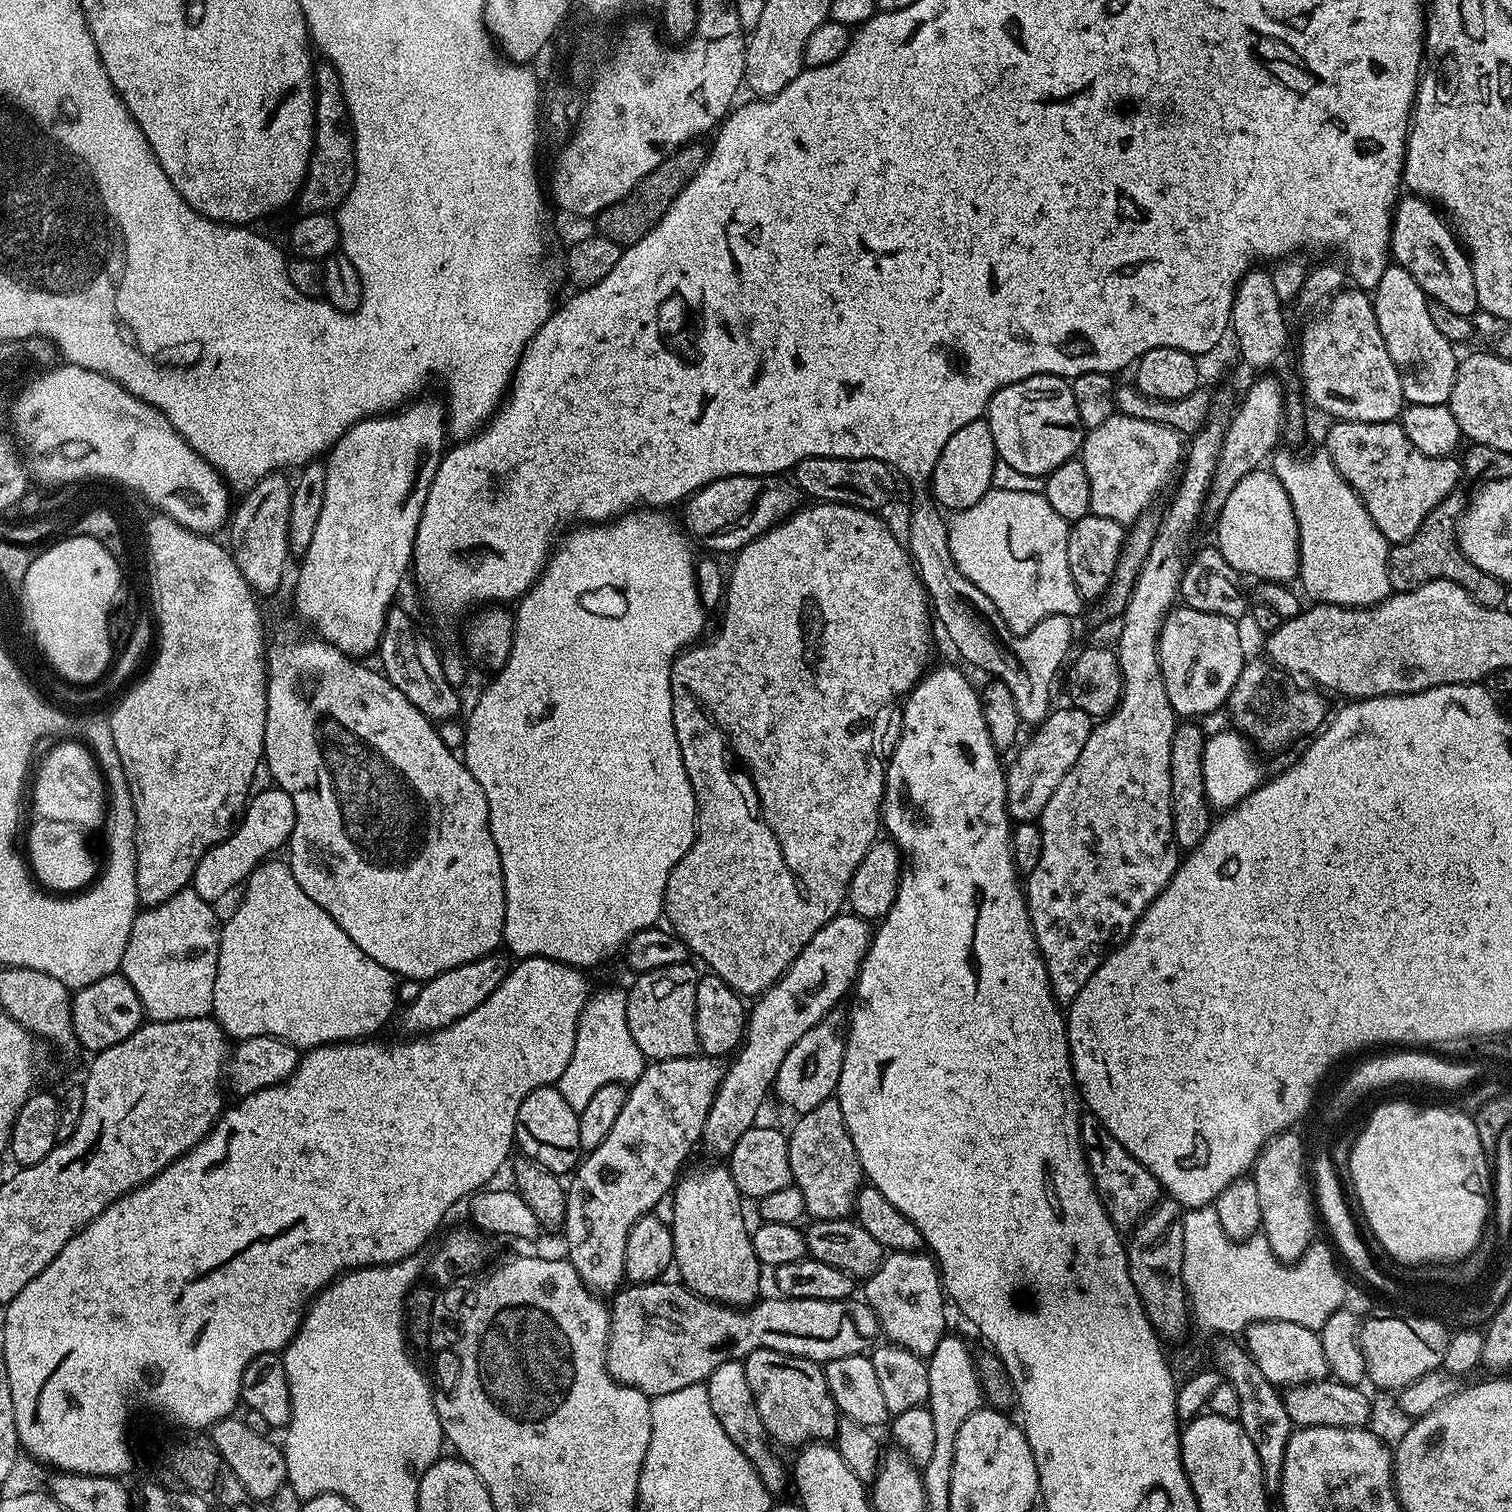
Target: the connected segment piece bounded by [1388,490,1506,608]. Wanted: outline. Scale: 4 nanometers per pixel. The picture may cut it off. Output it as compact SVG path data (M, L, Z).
M1457 490L1442 498L1442 502L1438 502L1438 506L1434 506L1434 510L1426 514L1422 526L1418 526L1416 533L1406 542L1397 544L1391 549L1388 558L1389 586L1393 593L1409 592L1435 580L1449 580L1462 586L1470 594L1470 598L1474 598L1482 606L1503 608L1505 581L1478 570L1460 549L1458 525L1465 508L1470 503L1469 497L1467 495L1464 497L1462 492Z

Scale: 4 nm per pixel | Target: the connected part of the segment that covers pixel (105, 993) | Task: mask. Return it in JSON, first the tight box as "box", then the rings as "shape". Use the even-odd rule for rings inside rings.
{"box":[72,974,145,1054],"shape":[[[113,974],[102,978],[90,986],[79,989],[72,997],[72,1025],[76,1031],[79,1047],[81,1049],[83,1047],[89,1048],[89,1053],[92,1054],[105,1052],[110,1046],[130,1038],[130,1034],[134,1034],[139,1030],[141,1024],[145,1023],[145,1020],[142,1002],[138,998],[138,994],[134,994],[134,986],[130,986],[130,982],[122,974]]]}

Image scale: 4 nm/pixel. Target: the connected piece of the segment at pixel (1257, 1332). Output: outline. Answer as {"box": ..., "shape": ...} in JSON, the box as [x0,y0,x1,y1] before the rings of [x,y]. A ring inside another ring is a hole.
{"box":[1242,1320,1329,1390],"shape":[[[1263,1320],[1244,1329],[1242,1340],[1254,1366],[1258,1366],[1268,1381],[1281,1390],[1329,1379],[1326,1354],[1322,1354],[1322,1342],[1317,1329],[1298,1326],[1298,1322]]]}

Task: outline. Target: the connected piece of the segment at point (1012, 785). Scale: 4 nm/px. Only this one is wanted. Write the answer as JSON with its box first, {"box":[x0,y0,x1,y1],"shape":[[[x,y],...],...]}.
{"box":[1006,706,1094,822],"shape":[[[1065,706],[1053,707],[1048,717],[1035,729],[1032,741],[1017,754],[1006,768],[1006,802],[1008,815],[1016,822],[1032,822],[1042,814],[1046,802],[1050,802],[1050,794],[1058,790],[1058,782],[1066,778],[1070,766],[1078,762],[1078,754],[1082,754],[1082,746],[1086,746],[1086,738],[1090,738],[1094,727],[1094,718],[1081,708]]]}

